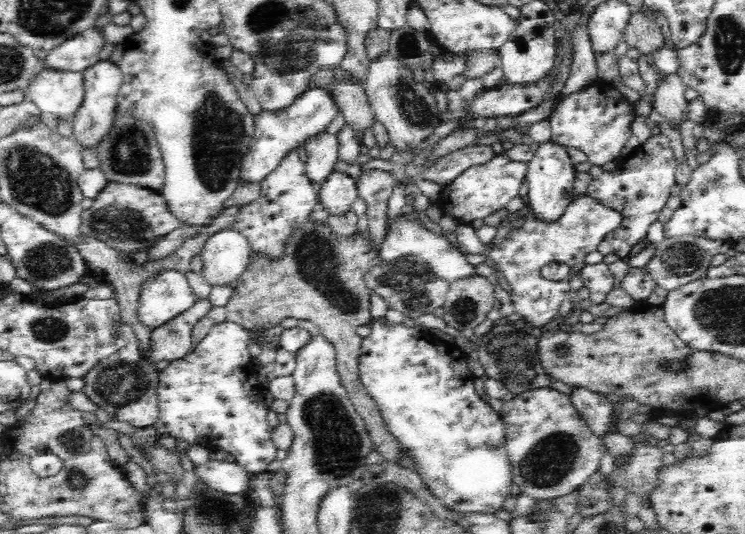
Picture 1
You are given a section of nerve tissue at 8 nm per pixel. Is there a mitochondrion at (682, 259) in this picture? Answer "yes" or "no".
yes

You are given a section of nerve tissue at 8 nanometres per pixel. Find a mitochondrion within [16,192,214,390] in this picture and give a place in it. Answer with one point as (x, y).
(119, 223)

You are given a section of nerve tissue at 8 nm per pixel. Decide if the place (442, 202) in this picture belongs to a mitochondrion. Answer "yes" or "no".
no

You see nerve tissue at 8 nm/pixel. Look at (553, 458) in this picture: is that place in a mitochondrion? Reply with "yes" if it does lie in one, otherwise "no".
yes

